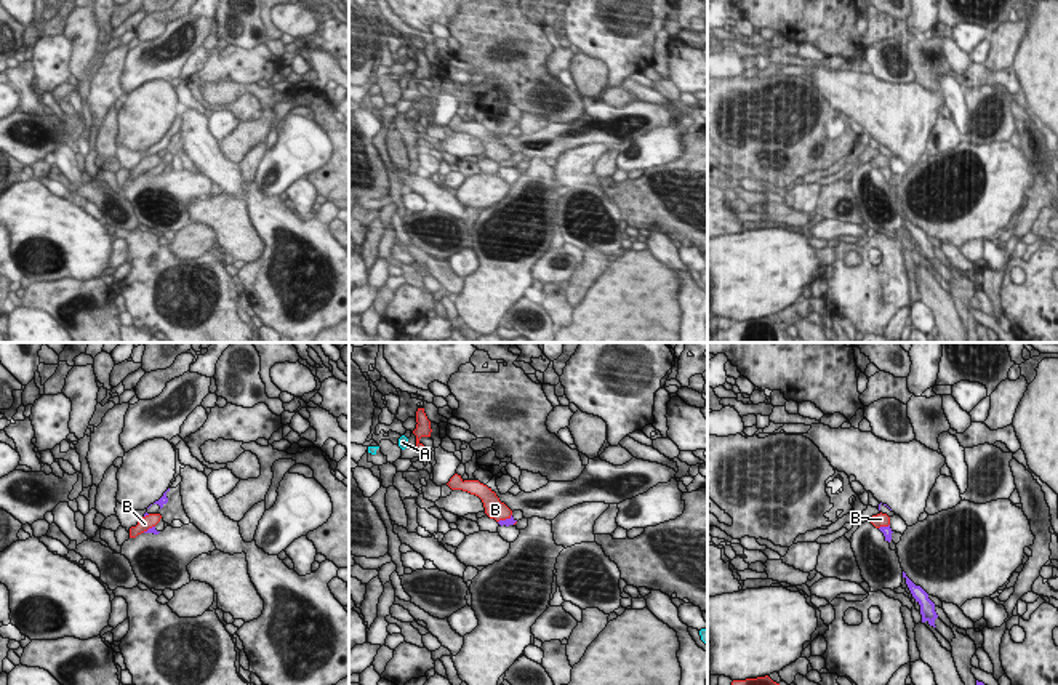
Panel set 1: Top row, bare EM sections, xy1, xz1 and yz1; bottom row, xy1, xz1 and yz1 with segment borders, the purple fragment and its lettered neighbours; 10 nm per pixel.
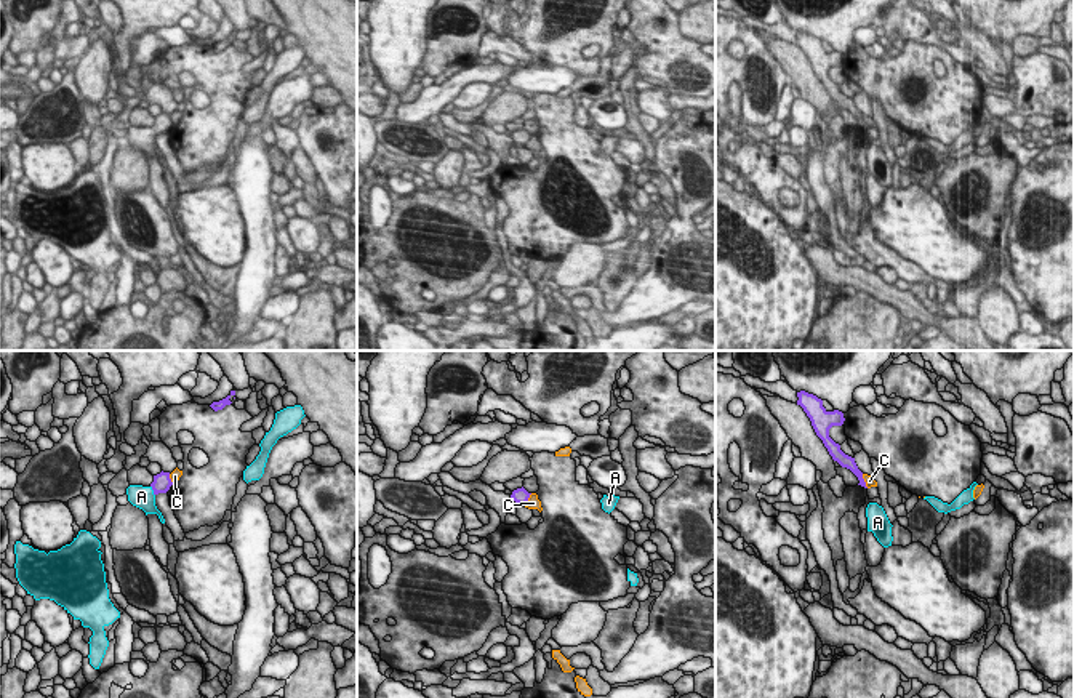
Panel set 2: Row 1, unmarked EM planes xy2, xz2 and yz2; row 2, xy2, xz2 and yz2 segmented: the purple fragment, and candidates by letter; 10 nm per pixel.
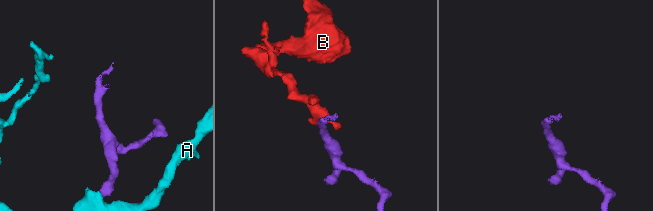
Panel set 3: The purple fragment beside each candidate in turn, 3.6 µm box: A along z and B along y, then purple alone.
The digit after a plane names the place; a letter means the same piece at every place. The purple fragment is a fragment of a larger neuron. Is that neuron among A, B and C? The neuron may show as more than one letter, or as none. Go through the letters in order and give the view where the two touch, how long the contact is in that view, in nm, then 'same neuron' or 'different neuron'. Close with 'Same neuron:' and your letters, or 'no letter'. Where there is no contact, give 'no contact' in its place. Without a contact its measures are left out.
A: contact in xy2; length 120 nm; same neuron
B: contact in xz1; length 170 nm; different neuron
C: contact in xz2; length 140 nm; different neuron
Same neuron: A

